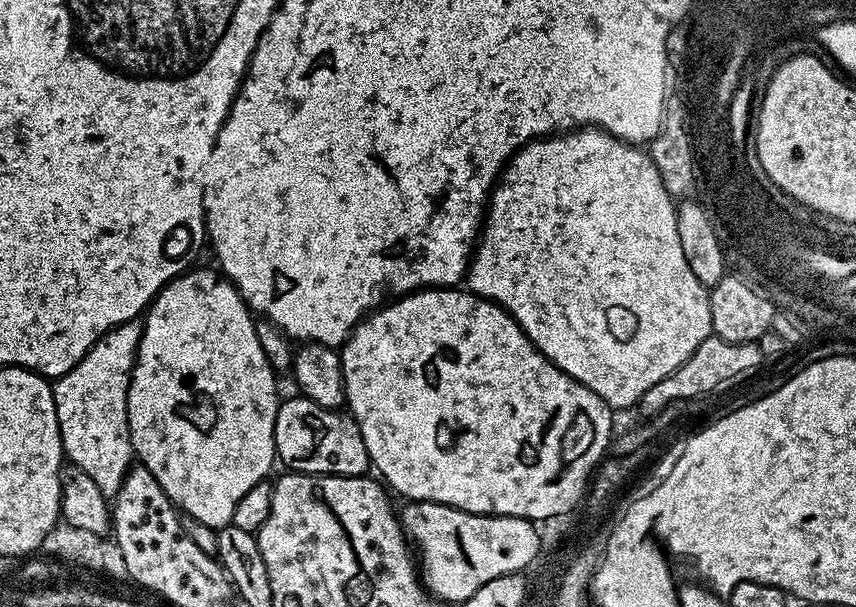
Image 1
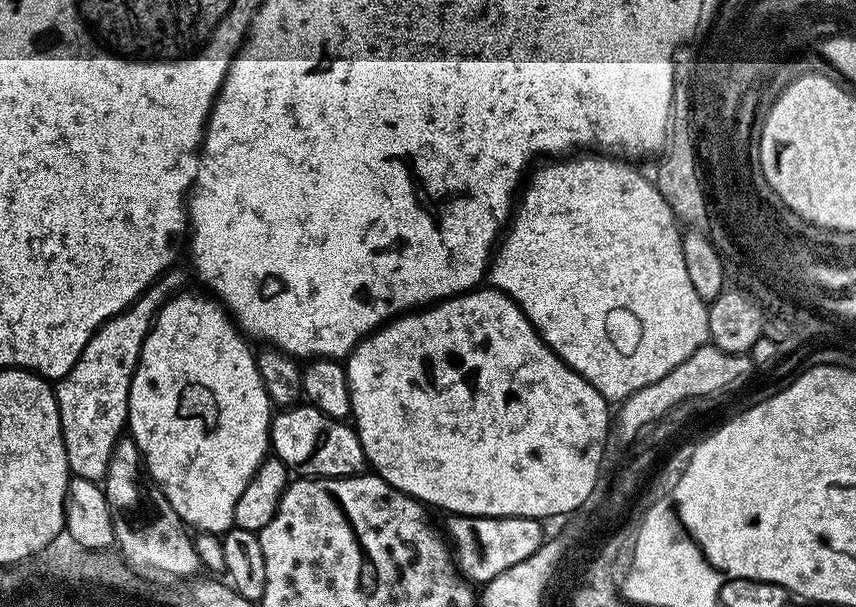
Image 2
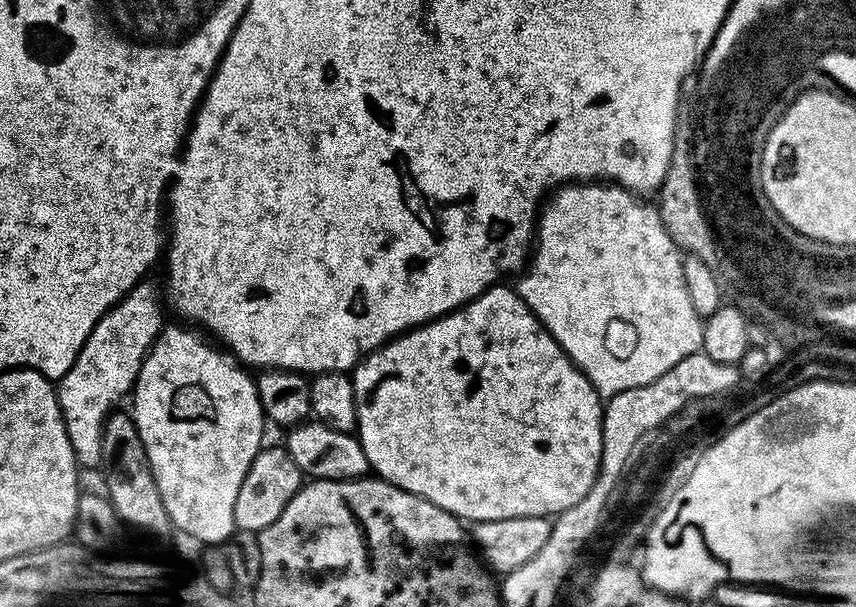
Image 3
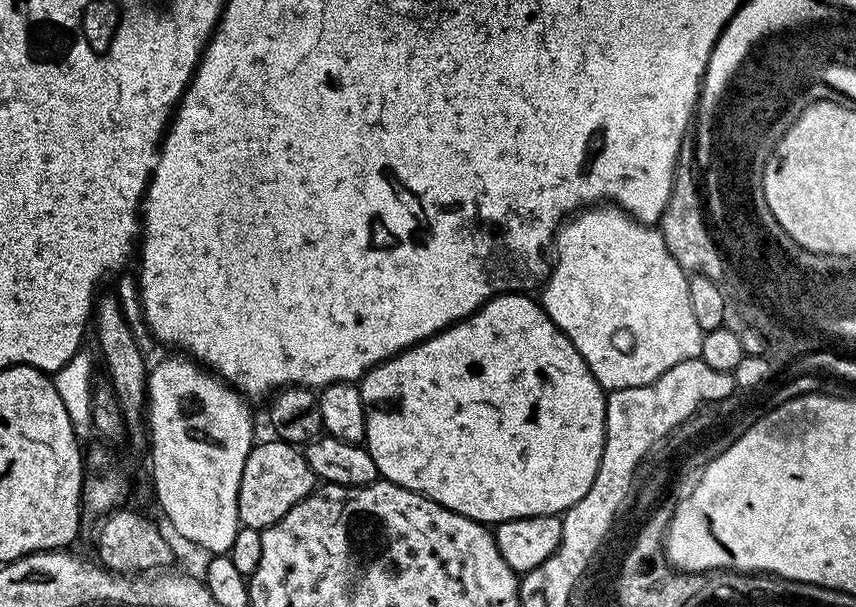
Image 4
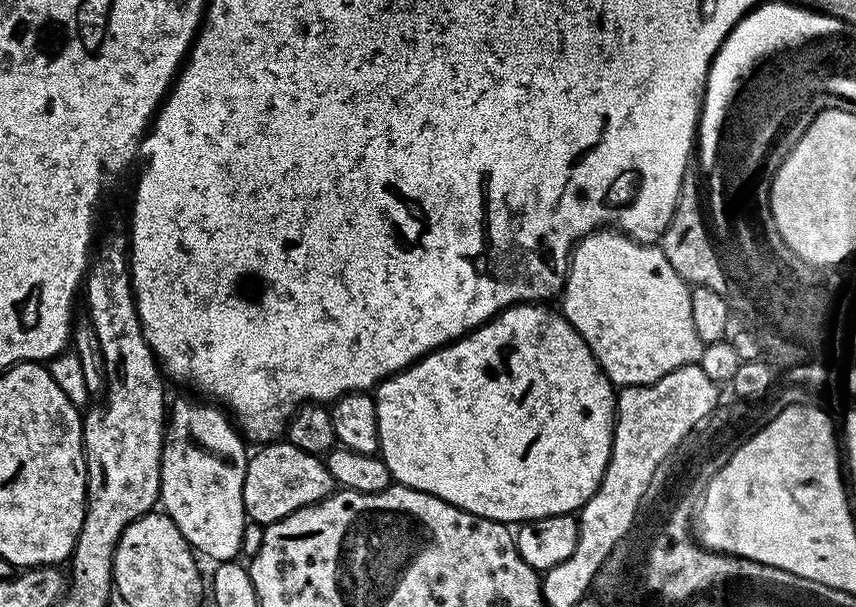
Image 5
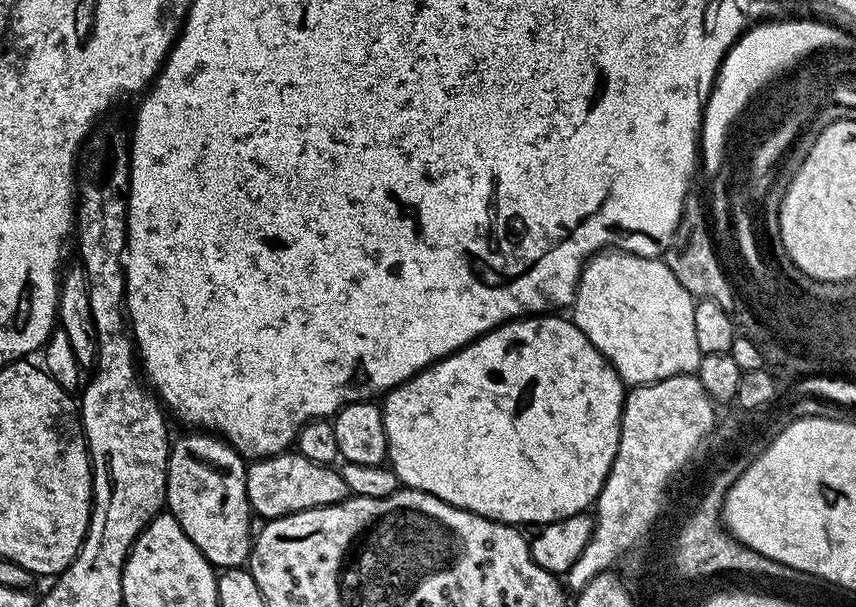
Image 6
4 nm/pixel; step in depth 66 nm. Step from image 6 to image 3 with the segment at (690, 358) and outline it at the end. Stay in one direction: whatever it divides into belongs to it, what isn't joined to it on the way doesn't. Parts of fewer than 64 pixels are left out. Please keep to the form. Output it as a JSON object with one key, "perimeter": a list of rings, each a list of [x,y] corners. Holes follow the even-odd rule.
{"perimeter":[[[569,182],[557,187],[547,200],[538,216],[534,251],[531,253],[526,271],[519,277],[521,280],[520,284],[518,283],[518,291],[521,298],[530,306],[532,313],[542,322],[545,330],[556,339],[558,346],[562,346],[566,355],[580,367],[584,377],[596,387],[601,397],[622,394],[622,390],[634,390],[634,386],[646,386],[646,382],[654,382],[654,378],[662,378],[662,374],[666,374],[670,366],[678,366],[682,358],[701,351],[704,320],[690,302],[690,293],[686,291],[686,282],[682,274],[684,262],[681,253],[670,238],[660,217],[659,207],[655,203],[647,204],[644,201],[647,199],[641,198],[637,193],[629,192],[627,188],[622,188],[615,182]]]}

